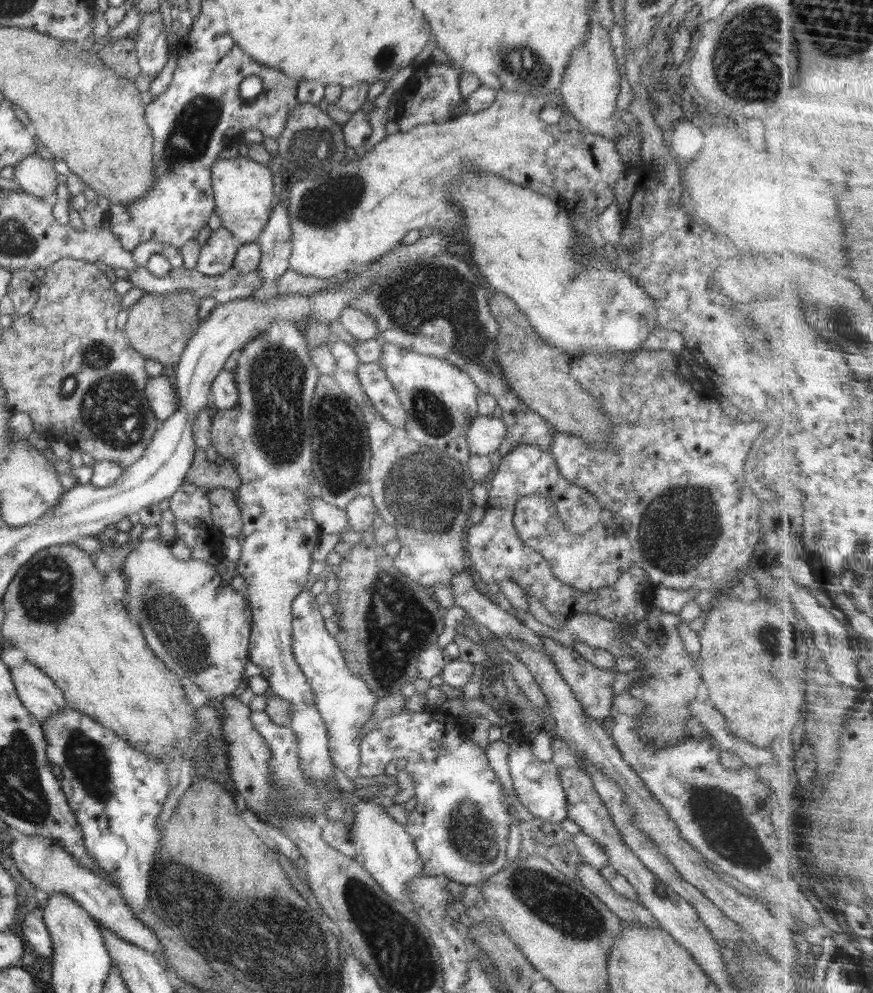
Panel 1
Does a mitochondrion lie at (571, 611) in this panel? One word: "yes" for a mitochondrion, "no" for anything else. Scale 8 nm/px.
no

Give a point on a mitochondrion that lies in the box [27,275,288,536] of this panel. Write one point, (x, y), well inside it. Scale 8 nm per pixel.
(110, 404)

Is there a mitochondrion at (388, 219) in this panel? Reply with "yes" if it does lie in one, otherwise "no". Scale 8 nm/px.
no

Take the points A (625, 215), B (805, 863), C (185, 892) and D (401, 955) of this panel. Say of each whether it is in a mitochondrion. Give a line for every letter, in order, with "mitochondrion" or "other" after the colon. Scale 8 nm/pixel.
A: other
B: other
C: mitochondrion
D: mitochondrion

